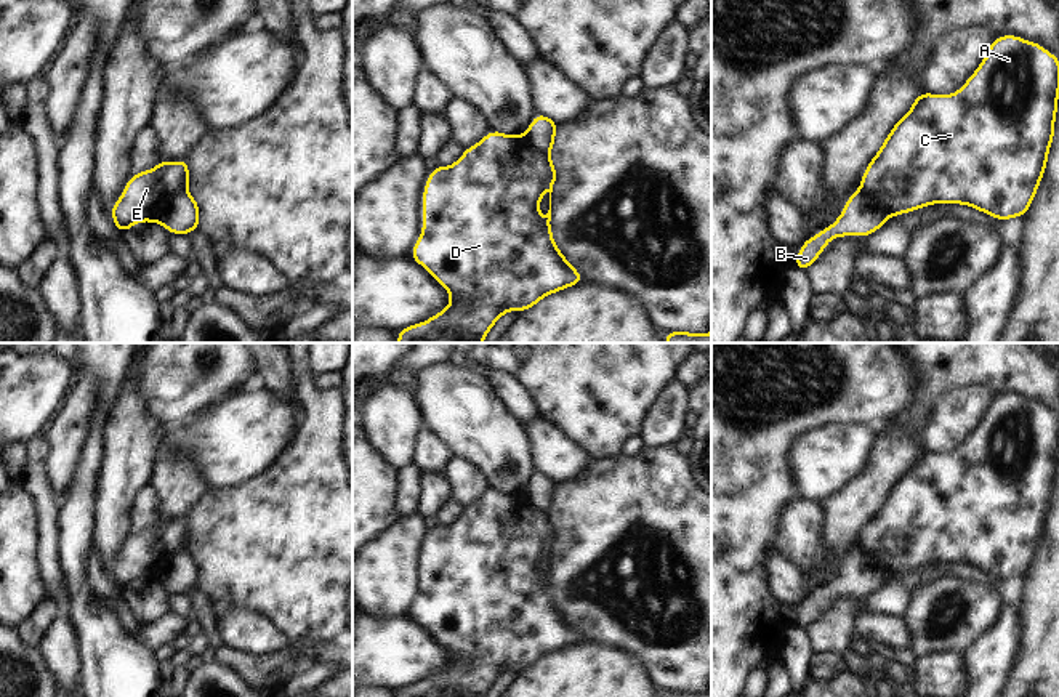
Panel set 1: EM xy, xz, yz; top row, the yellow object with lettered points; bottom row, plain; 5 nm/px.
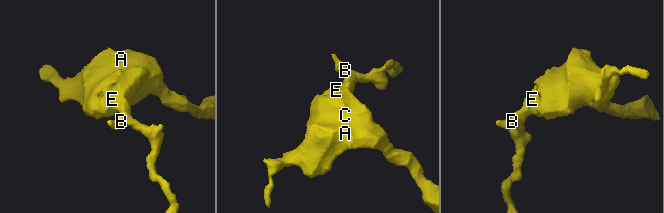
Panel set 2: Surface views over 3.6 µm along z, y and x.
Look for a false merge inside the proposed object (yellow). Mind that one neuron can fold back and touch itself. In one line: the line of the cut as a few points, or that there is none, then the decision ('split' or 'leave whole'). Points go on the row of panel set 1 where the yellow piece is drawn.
cut in xy along (186, 189), (175, 197), (162, 223); split

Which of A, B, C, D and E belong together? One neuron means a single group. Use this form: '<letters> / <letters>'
A C D E / B

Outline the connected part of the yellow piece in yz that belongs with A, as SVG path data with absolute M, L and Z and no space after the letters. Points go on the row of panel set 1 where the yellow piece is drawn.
M1006 34L995 37L980 66L953 95L923 91L910 112L896 122L876 155L862 173L860 191L888 221L916 208L939 202L964 203L1000 221L1025 218L1045 175L1048 152L1054 139L1059 98L1059 56L1040 42Z

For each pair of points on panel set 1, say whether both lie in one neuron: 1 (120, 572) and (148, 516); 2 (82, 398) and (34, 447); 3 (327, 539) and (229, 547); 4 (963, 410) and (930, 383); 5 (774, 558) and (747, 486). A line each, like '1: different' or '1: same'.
1: same
2: different
3: same
4: different
5: different

